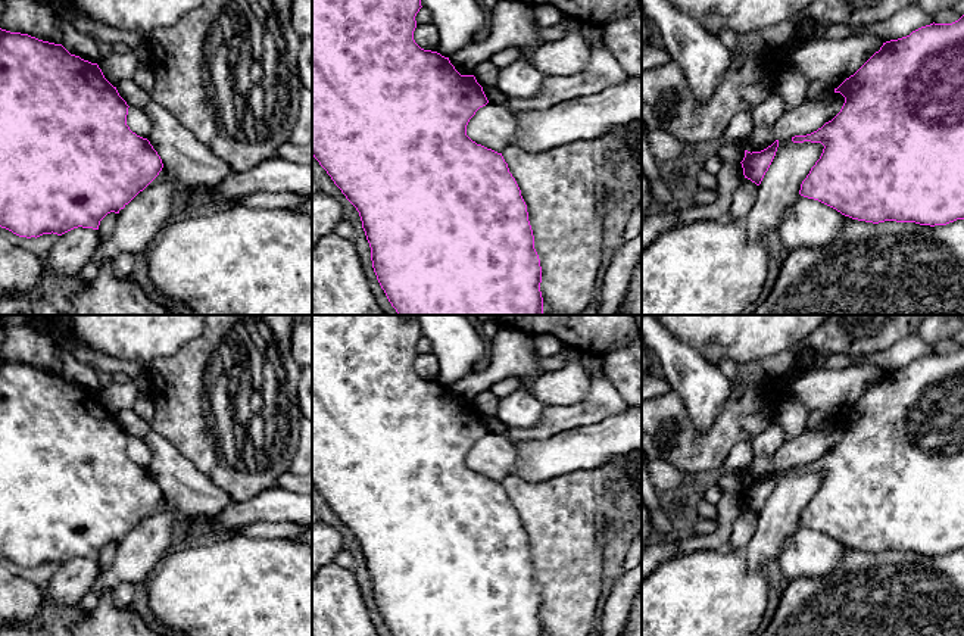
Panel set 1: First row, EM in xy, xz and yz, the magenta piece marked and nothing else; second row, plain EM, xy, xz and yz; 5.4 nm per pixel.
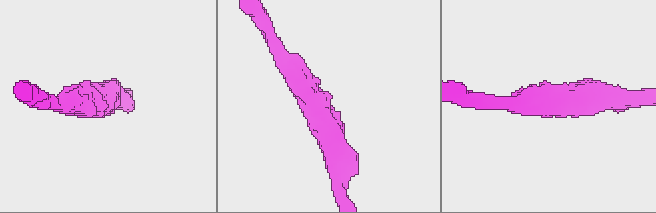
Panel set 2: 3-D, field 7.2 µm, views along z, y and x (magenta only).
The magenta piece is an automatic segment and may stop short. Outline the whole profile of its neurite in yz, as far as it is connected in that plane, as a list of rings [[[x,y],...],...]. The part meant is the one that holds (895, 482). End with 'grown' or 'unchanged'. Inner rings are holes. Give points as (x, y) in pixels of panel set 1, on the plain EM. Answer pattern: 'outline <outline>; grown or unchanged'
outline [[[964,344],[952,353],[933,352],[883,372],[834,423],[845,427],[840,442],[817,461],[792,467],[793,473],[824,476],[801,514],[801,526],[873,554],[896,551],[935,556],[964,549]]]; unchanged

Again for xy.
outline [[[0,358],[0,556],[19,567],[37,568],[52,562],[62,565],[78,556],[99,559],[100,551],[107,543],[119,543],[163,498],[162,489],[150,471],[132,462],[127,455],[128,437],[97,393],[71,384],[62,374]]]; unchanged

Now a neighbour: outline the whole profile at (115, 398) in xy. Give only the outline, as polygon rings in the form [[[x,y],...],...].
[[[102,378],[97,395],[104,408],[116,417],[121,411],[131,409],[140,393],[132,381],[118,384],[110,378]]]

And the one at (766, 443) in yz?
[[[779,421],[771,424],[758,436],[754,437],[754,458],[748,481],[761,481],[776,471],[771,462],[776,450],[784,443],[784,430]]]

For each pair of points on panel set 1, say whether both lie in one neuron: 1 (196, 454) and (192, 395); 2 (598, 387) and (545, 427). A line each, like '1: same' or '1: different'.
1: same
2: same

